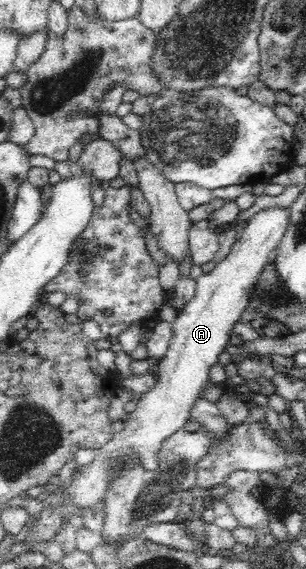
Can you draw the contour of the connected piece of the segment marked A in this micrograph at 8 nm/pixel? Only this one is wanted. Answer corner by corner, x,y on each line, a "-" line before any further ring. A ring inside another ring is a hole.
270,208
255,213
246,226
239,231
236,242
224,260
216,264
212,272
197,279
194,298
186,304
182,314
172,323
172,341
168,351
159,359
159,375
155,387
142,395
137,408
125,420
124,428
115,433
99,449
93,449
95,457
89,464
78,466
70,482
72,502
64,498
64,504
42,512
38,522
30,528
26,542
54,541
54,534
63,528
72,508
98,505
107,497
107,488
118,477
120,468
126,464
142,465
146,471
159,468
158,454
167,438
183,428
191,418
191,411
204,390
212,383
210,368
218,364
218,356
225,352
234,326
241,322
241,316
248,305
260,274
268,266
286,232
290,218
290,209

